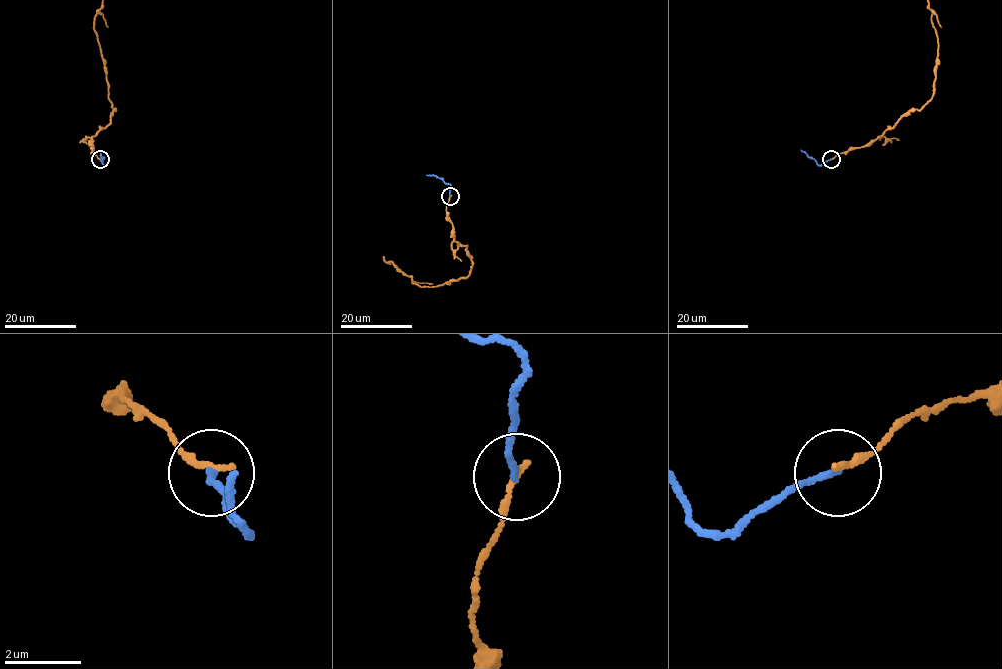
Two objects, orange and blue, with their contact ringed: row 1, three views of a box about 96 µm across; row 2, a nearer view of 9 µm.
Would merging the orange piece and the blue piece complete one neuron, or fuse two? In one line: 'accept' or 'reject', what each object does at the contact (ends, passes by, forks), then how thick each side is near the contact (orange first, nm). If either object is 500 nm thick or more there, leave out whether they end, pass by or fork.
reject; orange ends there; blue ends there; 180 nm thick on the orange side, 160 nm on the other

